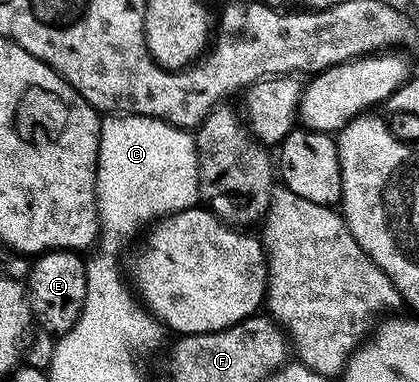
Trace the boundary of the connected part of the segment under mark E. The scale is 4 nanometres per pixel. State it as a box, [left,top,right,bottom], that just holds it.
[28,250,88,335]

